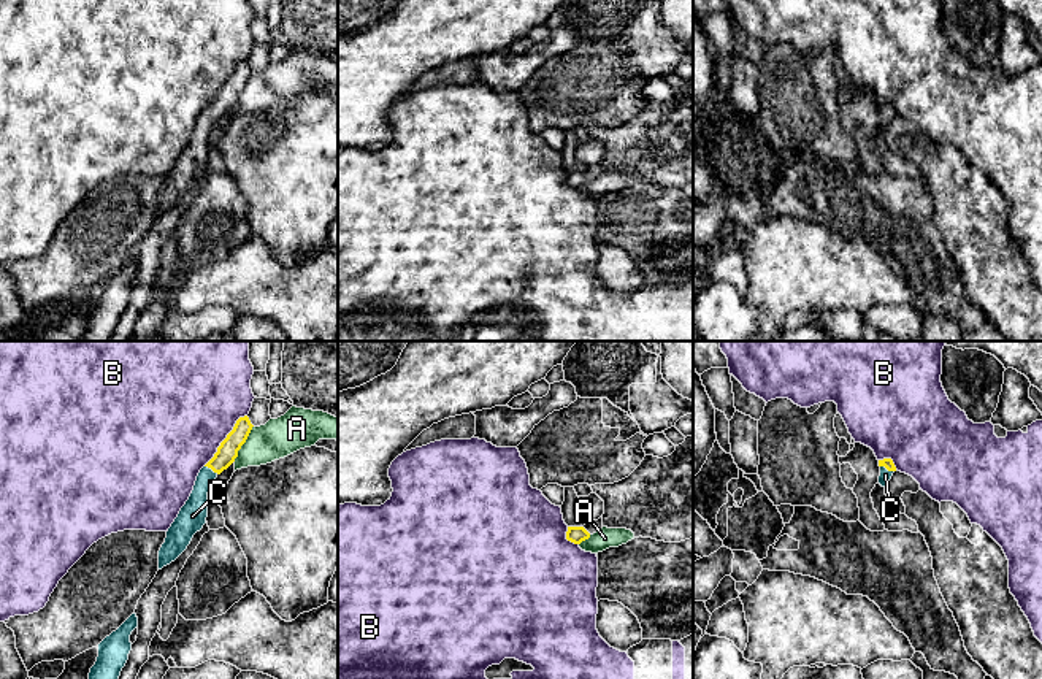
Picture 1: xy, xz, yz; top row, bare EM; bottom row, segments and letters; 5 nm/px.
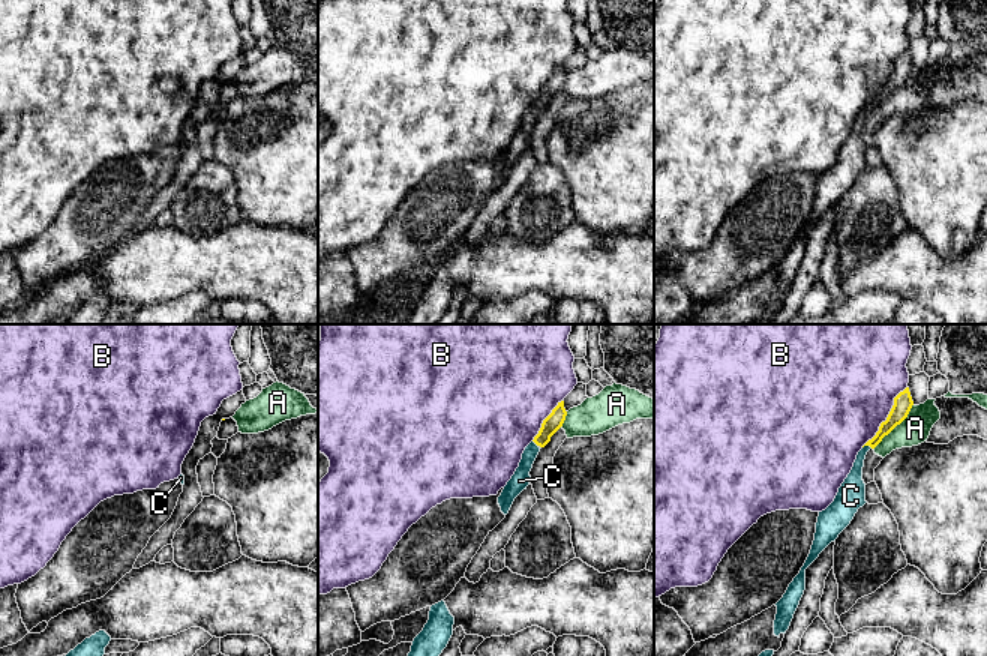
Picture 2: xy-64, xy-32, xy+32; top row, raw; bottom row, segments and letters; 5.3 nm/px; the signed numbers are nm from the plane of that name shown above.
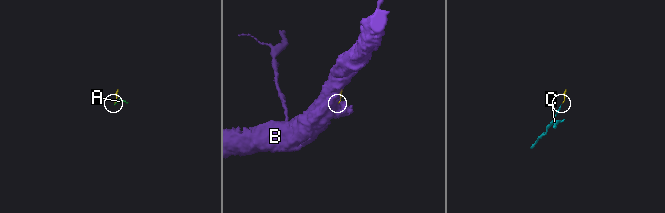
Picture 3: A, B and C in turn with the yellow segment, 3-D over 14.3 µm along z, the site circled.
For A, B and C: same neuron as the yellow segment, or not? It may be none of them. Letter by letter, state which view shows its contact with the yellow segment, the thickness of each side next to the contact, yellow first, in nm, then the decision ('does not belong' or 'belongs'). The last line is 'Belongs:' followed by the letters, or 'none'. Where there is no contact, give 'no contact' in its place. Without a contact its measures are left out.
A: xy | 100/200 nm | does not belong
B: xy | 100/500 nm | does not belong
C: yz | 50/60 nm | belongs
Belongs: C

